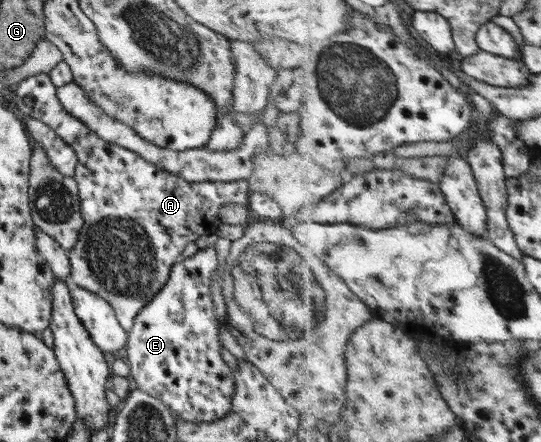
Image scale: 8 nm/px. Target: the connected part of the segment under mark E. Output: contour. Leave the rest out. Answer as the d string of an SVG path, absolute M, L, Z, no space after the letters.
M205 248L204 250L198 250L193 256L186 259L181 259L176 264L172 265L170 269L170 277L166 284L160 289L160 292L142 310L138 315L135 316L134 324L132 328L127 332L128 340L126 343L126 358L128 359L128 364L130 367L130 372L132 378L134 379L134 384L136 388L140 391L150 394L150 396L160 400L165 406L170 408L172 413L183 422L188 423L210 423L221 419L225 416L230 415L233 410L233 397L235 394L234 390L234 373L232 369L228 367L228 364L222 358L222 342L220 341L220 326L222 322L218 321L216 317L216 307L214 307L214 301L212 301L212 289L210 289L210 284L212 284L212 274L216 271L216 266L218 266L218 256L216 250L213 248Z

